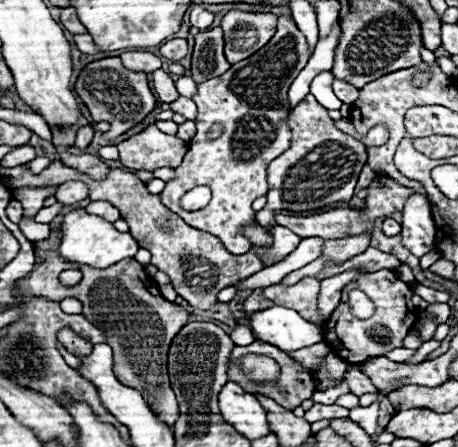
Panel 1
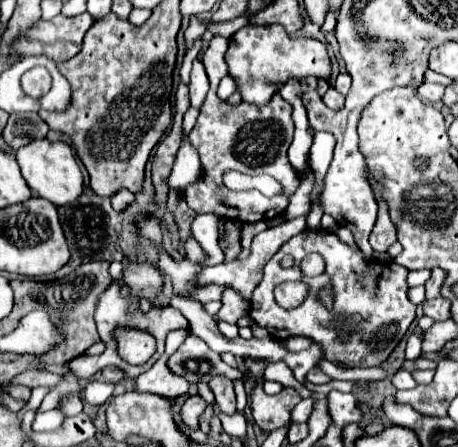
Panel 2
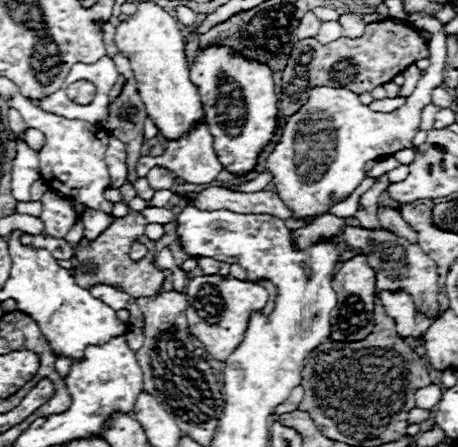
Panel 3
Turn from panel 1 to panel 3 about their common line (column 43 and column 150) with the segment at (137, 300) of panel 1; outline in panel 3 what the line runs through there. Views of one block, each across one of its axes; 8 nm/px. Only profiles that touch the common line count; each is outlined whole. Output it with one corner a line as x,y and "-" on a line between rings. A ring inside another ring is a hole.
130,212
124,218
116,218
96,240
84,238
80,242
78,252
74,254
74,258
80,260
80,266
72,272
72,276
78,280
78,284
82,284
82,288
90,288
92,284
108,284
108,286
114,286
134,298
146,298
146,296
158,294
162,288
162,282
164,282
164,274
150,262
156,252
148,252
146,258
142,258
138,262
134,262
128,256
128,248
132,246
134,240
140,240
144,246
148,246
148,250
154,248
154,242
144,236
146,224
148,222
142,214

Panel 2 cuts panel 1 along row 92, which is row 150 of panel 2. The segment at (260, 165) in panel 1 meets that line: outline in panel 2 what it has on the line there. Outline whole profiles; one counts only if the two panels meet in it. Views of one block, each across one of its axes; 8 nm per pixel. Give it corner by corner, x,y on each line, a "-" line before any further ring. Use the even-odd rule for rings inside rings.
214,36
212,42
202,52
202,64
208,74
210,88
208,98
204,102
204,110
200,110
200,116
188,136
190,144
196,148
196,152
200,156
200,174
192,184
188,184
184,188
184,198
196,214
216,214
218,218
238,220
244,224
244,222
268,220
276,214
282,214
288,206
288,194
292,194
298,188
300,178
292,170
288,156
286,156
288,146
292,142
292,134
294,134
292,108
279,93
276,93
269,103
261,107
252,106
244,101
238,105
229,104
218,98
216,90
218,90
220,81
228,74
224,59
229,46
228,40
221,36
-
250,122
266,122
266,124
250,124
-
247,124
250,124
250,132
246,130
-
268,124
270,124
270,128
268,128
-
228,170
238,170
238,172
250,174
250,176
270,174
276,180
280,180
286,194
276,196
276,198
266,198
258,190
234,192
234,190
226,188
224,180
222,180
222,176

